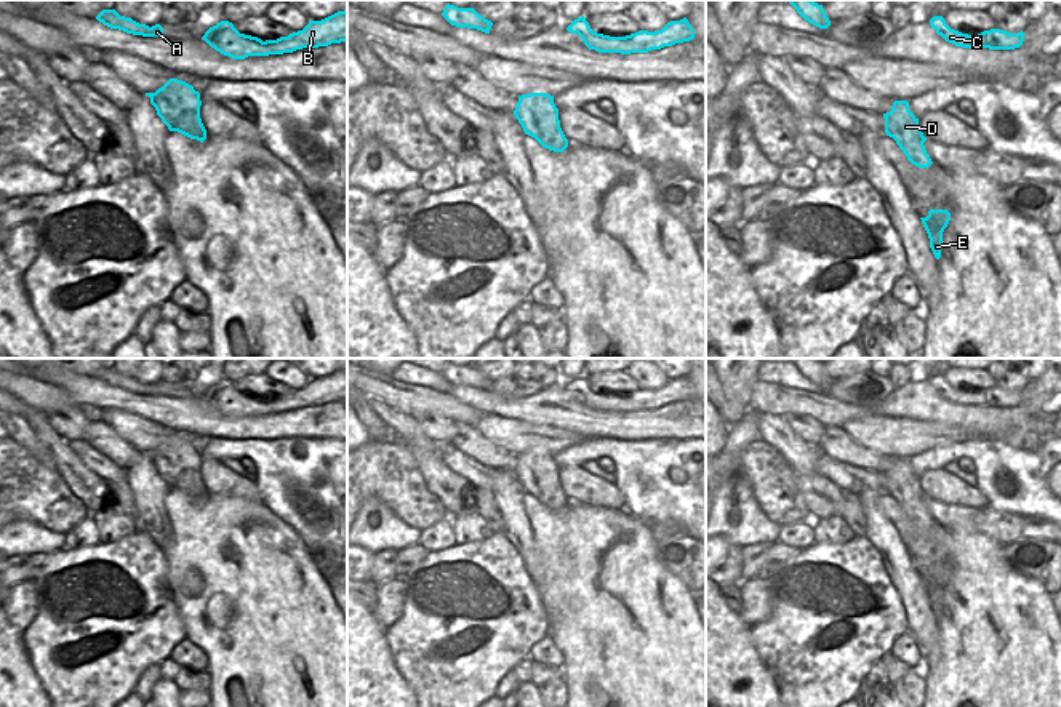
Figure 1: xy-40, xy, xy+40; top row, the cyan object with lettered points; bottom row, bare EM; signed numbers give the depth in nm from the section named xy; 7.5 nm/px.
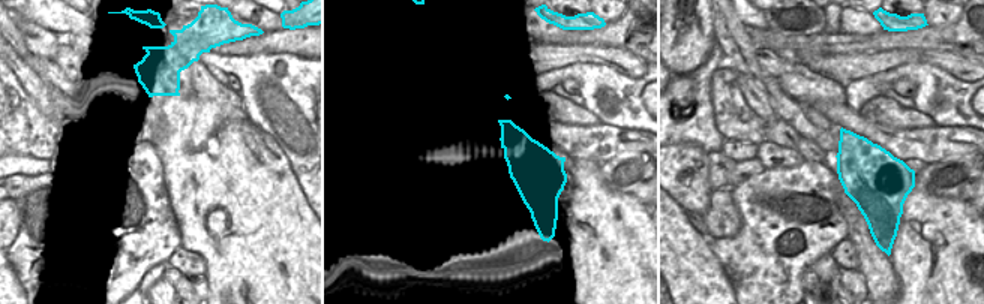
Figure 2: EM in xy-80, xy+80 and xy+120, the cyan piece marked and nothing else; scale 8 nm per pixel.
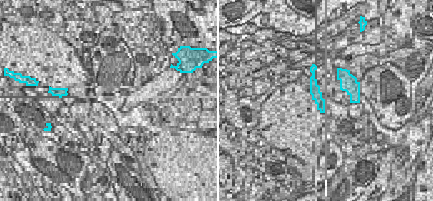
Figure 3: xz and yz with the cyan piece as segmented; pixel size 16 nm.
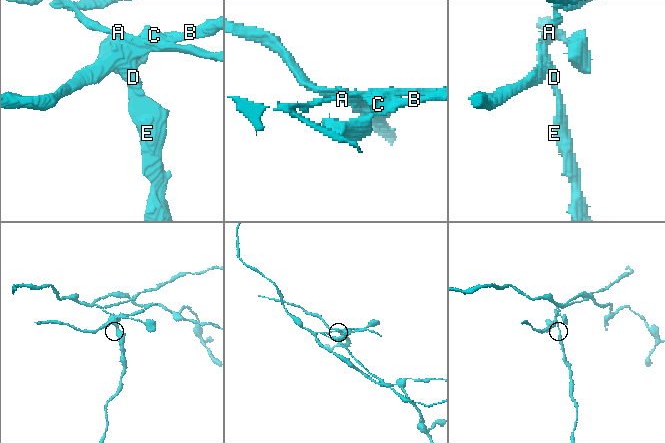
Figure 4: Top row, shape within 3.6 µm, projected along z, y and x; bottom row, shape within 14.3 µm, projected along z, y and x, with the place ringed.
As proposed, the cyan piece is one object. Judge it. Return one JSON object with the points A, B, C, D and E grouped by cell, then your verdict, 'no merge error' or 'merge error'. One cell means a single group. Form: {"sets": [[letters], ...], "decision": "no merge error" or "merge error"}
{"sets": [["A", "B", "C"], ["D", "E"]], "decision": "merge error"}

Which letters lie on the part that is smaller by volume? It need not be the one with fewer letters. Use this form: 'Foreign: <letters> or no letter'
Foreign: D, E.

